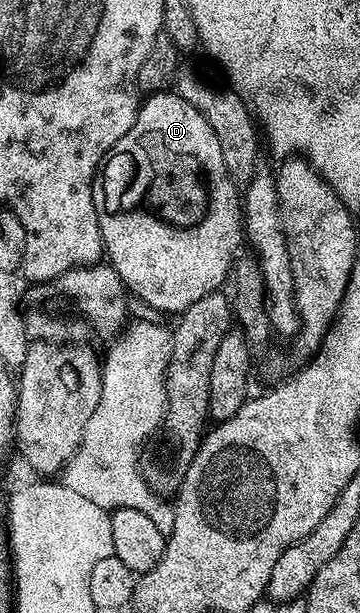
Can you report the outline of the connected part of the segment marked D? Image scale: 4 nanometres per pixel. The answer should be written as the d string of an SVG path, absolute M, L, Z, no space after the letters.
M173 90L155 91L141 100L132 129L128 129L128 133L124 133L124 137L120 137L116 145L112 145L110 152L103 158L97 175L94 176L94 204L109 266L120 276L122 286L133 298L135 295L136 298L143 299L148 306L155 307L158 311L181 313L187 311L196 301L200 301L200 297L219 290L223 286L221 283L231 278L232 268L240 251L238 246L243 246L244 243L244 207L240 202L240 191L231 181L228 169L224 167L224 153L220 150L220 141L217 140L212 125L204 121L200 109L193 107L187 99L180 97Z

